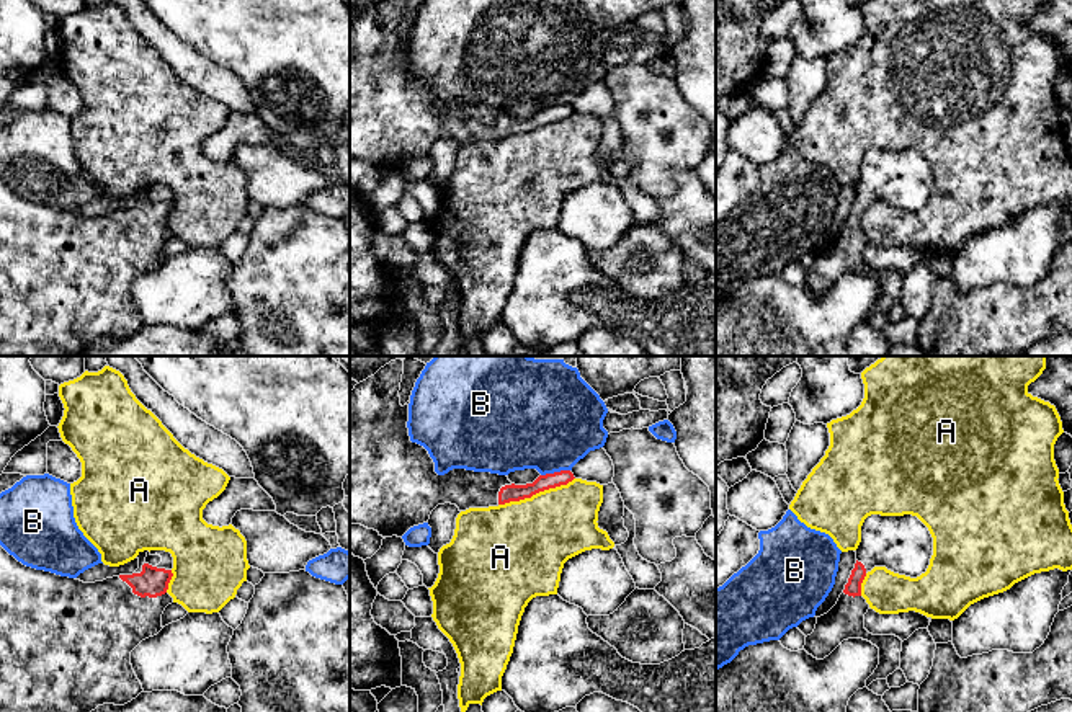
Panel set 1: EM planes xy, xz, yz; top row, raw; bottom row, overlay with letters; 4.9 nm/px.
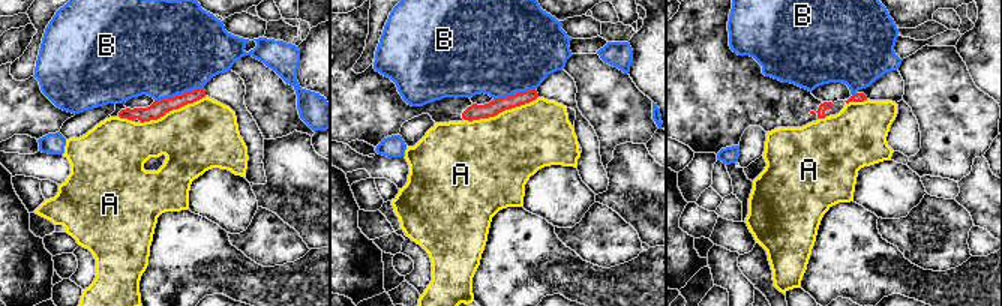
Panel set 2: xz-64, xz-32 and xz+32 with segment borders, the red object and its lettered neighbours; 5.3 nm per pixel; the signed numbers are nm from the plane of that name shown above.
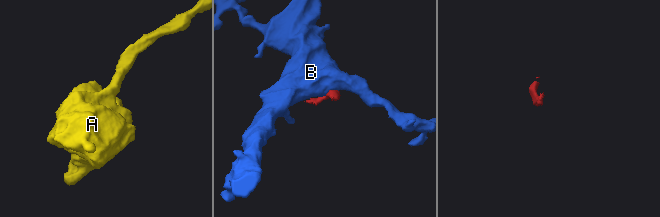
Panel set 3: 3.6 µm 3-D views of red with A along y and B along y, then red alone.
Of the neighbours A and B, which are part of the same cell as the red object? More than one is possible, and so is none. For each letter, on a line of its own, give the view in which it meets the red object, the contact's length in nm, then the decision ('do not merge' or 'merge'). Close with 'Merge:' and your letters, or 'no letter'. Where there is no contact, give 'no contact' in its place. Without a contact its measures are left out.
A: xz | 400 nm | do not merge
B: xz | 150 nm | do not merge
Merge: no letter

